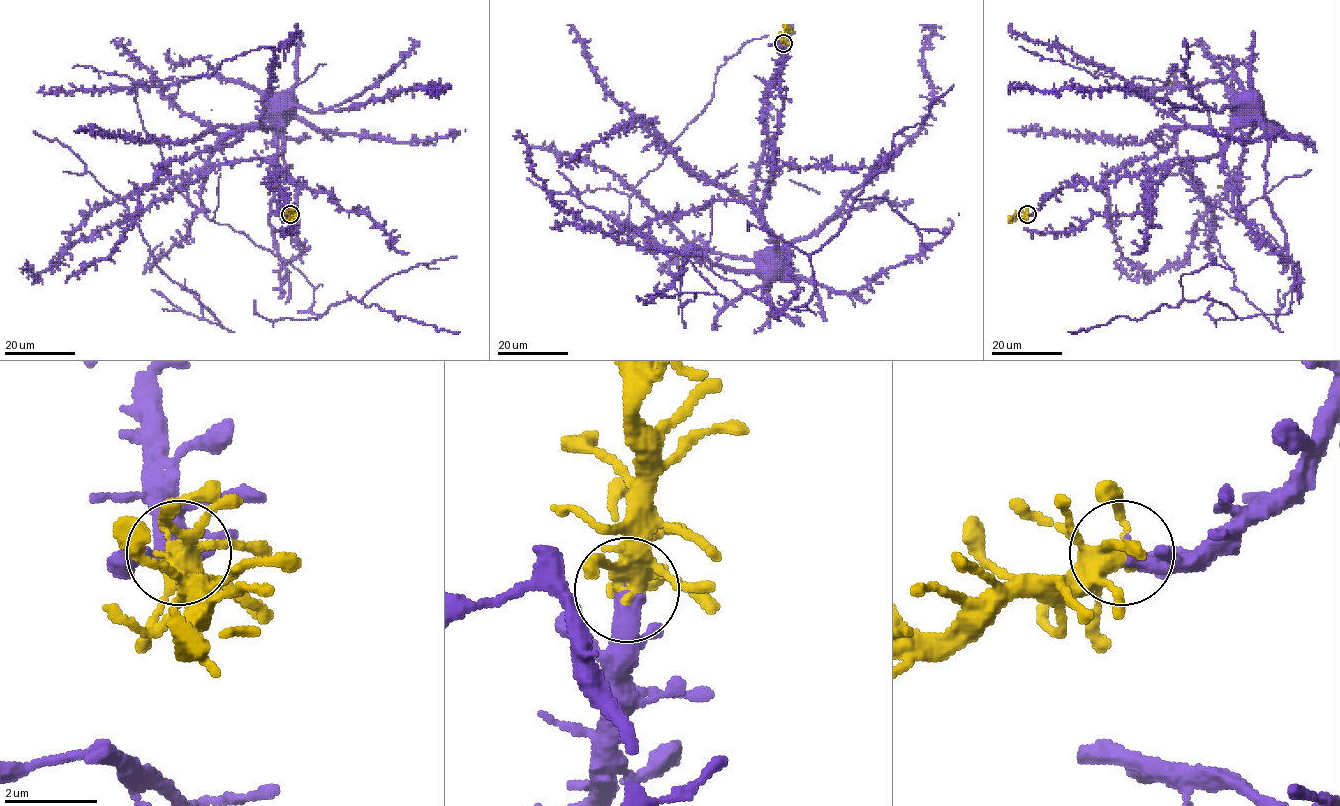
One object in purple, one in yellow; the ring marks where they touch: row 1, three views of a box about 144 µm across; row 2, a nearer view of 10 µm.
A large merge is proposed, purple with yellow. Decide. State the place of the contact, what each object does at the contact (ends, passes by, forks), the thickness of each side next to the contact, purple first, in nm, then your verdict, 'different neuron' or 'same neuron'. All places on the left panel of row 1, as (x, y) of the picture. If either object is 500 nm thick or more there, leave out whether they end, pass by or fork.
at (290, 214); purple ends there; yellow forks there; 400 nm thick on the purple side, 360 nm on the other; same neuron

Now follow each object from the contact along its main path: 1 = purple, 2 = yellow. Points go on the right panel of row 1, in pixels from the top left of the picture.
1: (1027, 213), (1079, 182), (1104, 186), (1125, 175), (1210, 159), (1223, 147), (1242, 99), (1243, 107)
2: (1027, 213), (1010, 219)

